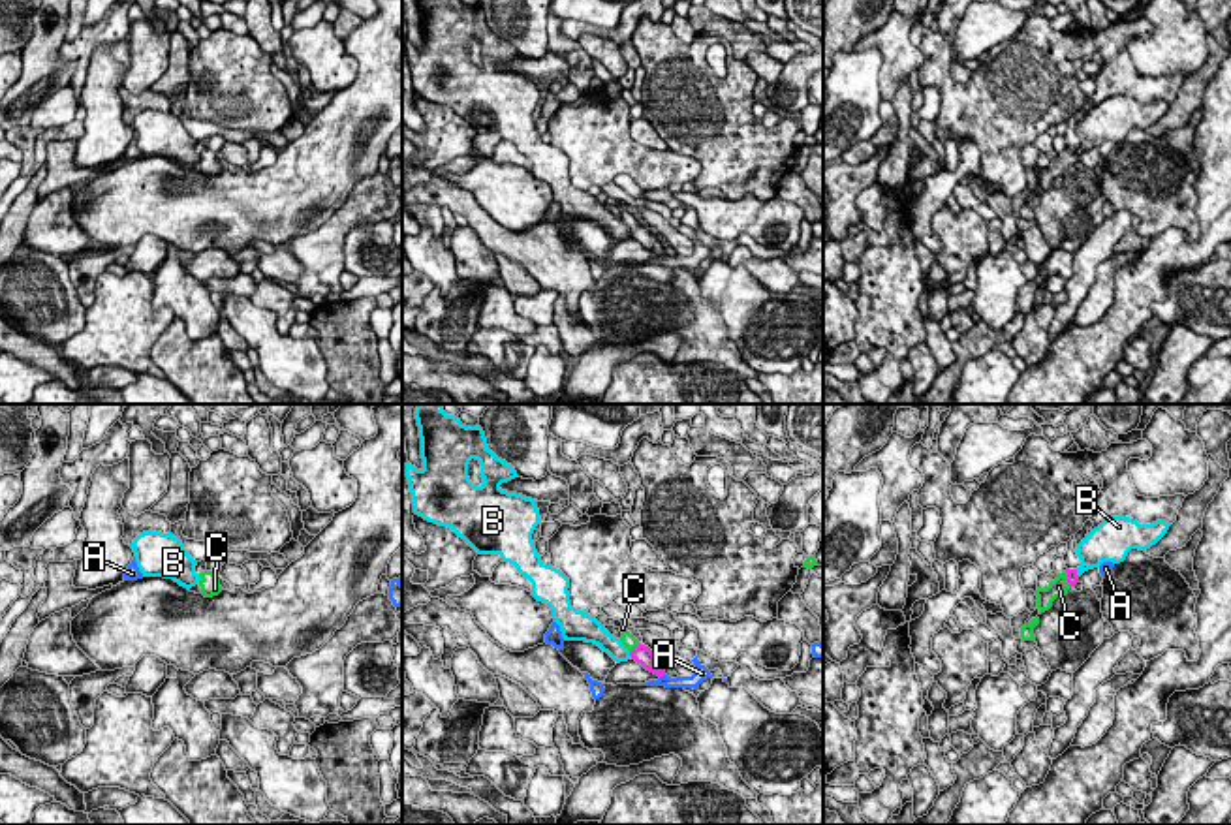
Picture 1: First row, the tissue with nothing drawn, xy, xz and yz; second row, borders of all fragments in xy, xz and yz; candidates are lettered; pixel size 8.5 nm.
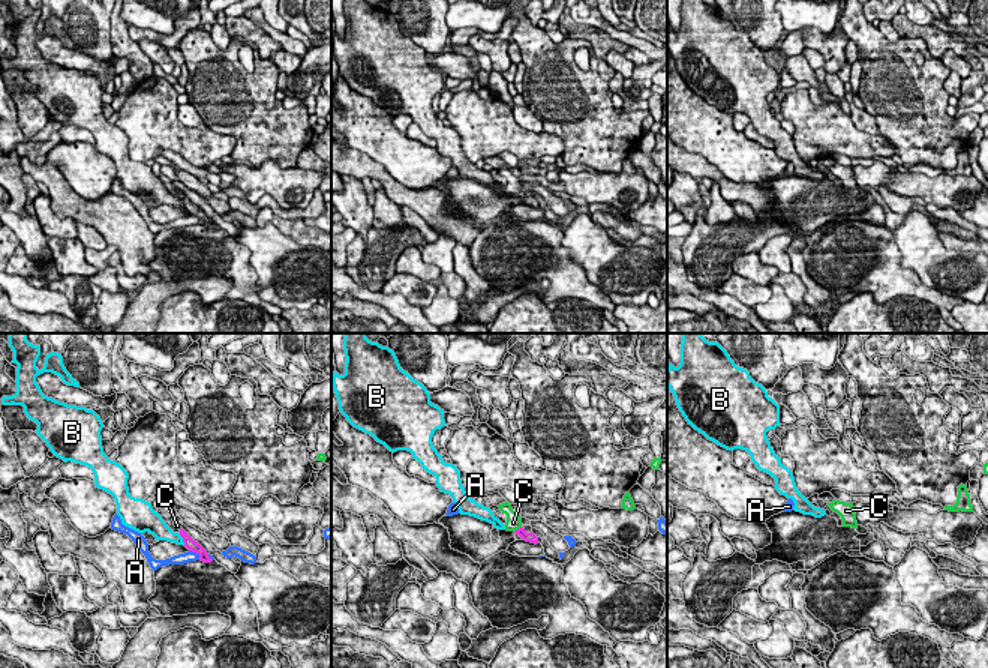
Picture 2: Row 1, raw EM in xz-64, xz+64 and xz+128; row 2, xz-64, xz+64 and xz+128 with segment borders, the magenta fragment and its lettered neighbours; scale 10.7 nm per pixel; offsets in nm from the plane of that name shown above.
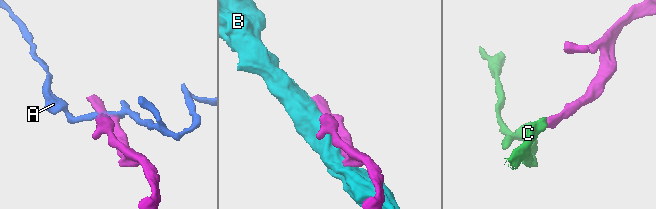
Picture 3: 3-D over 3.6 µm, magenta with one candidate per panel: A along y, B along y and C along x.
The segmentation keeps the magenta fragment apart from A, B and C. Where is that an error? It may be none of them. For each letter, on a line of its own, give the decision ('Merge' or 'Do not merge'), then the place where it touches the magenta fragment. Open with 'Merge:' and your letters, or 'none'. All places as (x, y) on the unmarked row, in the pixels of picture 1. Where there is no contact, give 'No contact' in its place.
Merge: C
A: Do not merge. Touches magenta at xz (662, 254)
B: Do not merge. Touches magenta at xz (630, 233)
C: Merge. Touches magenta at xz (634, 228)

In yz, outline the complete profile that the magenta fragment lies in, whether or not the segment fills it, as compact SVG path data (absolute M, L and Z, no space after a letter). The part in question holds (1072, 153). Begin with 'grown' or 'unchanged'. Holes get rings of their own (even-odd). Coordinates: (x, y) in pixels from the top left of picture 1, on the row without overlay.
grown; M1066 148L1058 152L1054 160L1049 162L1047 167L1037 167L1037 188L1039 194L1052 186L1052 180L1060 175L1066 175L1071 165L1079 162L1077 148Z

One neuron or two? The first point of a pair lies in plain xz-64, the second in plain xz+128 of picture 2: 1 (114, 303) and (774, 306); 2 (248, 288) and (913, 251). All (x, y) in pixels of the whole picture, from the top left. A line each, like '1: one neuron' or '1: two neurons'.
1: one neuron
2: two neurons

